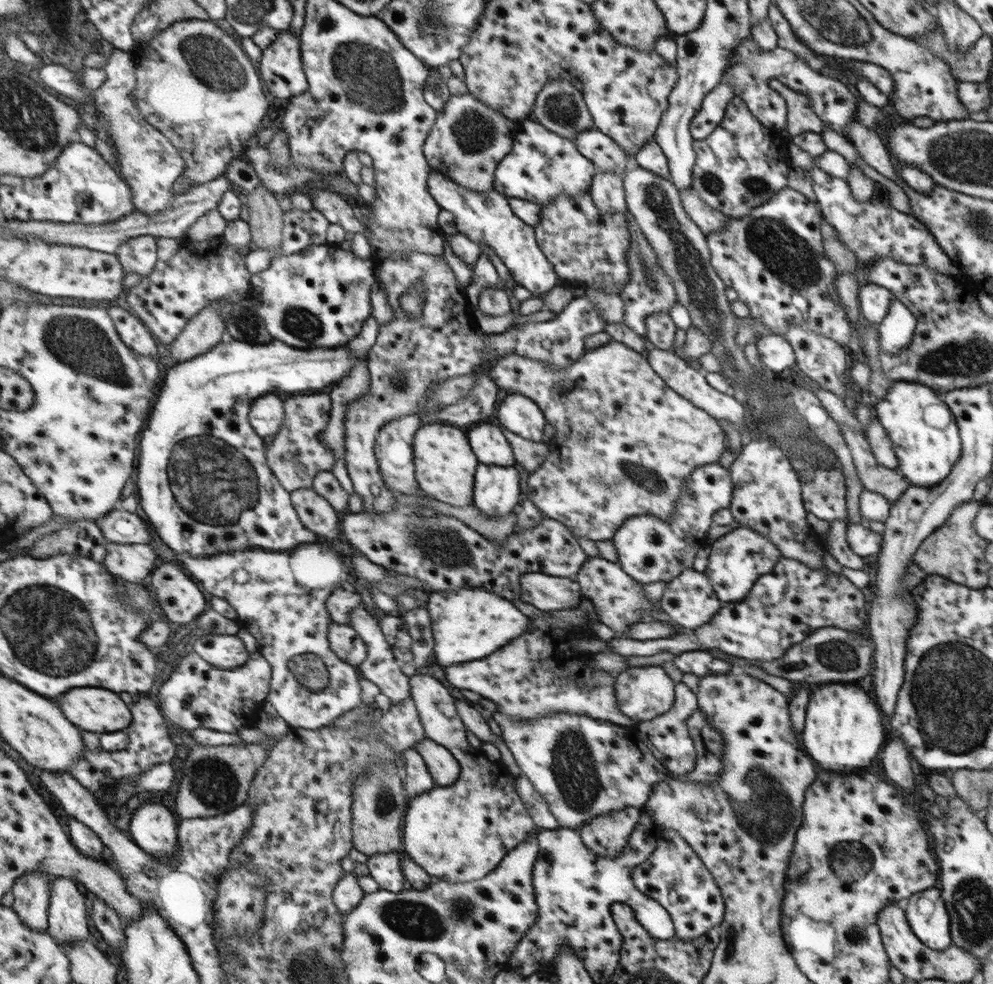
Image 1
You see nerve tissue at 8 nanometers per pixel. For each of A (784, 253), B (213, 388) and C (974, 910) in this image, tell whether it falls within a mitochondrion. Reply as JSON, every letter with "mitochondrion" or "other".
{"A":"mitochondrion","B":"other","C":"mitochondrion"}

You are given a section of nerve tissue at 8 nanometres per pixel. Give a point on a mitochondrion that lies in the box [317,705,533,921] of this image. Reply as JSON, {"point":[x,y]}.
{"point":[385,801]}

